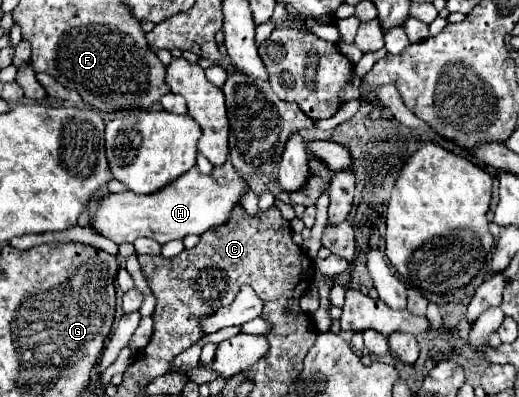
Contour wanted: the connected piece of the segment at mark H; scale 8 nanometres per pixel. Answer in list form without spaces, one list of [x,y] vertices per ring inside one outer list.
[[[230,160],[220,168],[214,168],[212,174],[202,174],[198,168],[192,168],[154,194],[144,196],[130,190],[120,194],[106,194],[100,202],[92,228],[116,244],[134,242],[140,236],[148,236],[160,244],[182,240],[190,234],[200,236],[210,228],[226,224],[230,212],[242,202],[248,190],[248,180],[234,170]]]

